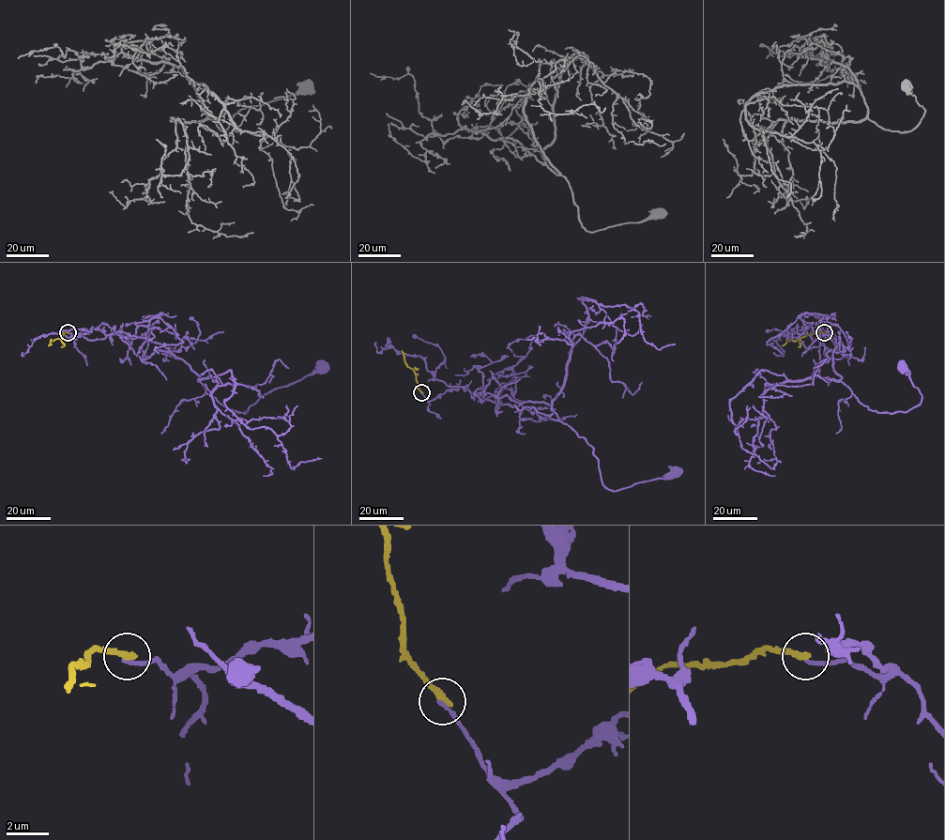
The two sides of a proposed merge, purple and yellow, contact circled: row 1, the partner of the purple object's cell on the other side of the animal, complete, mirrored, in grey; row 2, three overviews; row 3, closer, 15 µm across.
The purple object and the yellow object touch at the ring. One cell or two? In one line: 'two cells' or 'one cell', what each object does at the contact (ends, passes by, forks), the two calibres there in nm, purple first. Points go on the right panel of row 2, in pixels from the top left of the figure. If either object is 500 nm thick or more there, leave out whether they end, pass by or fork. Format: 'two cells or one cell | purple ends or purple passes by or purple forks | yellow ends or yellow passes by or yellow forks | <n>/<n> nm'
two cells | purple ends | yellow ends | 180/360 nm

